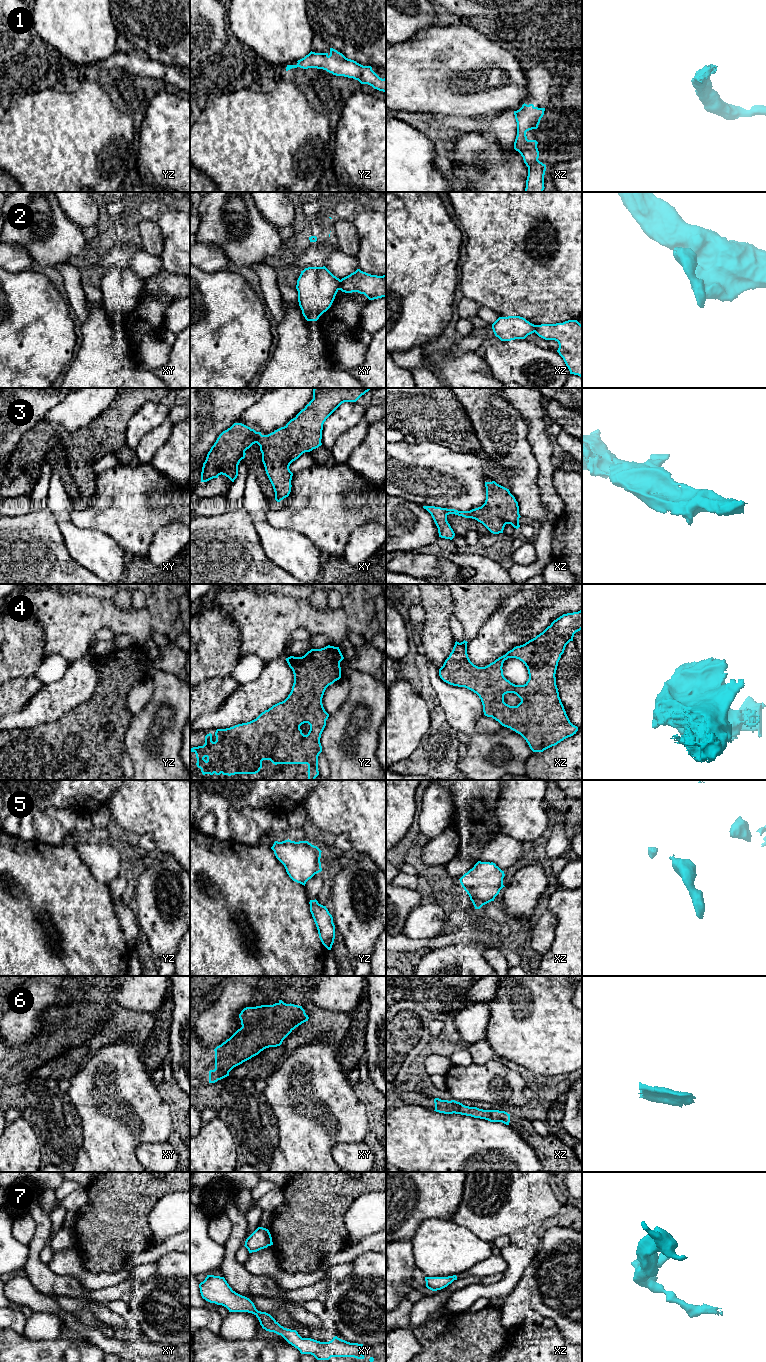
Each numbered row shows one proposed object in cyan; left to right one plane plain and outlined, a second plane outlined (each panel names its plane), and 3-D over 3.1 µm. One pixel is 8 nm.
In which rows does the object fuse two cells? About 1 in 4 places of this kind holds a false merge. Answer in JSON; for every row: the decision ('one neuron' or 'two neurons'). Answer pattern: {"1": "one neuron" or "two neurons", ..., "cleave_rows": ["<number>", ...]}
{"1": "one neuron", "2": "two neurons", "3": "one neuron", "4": "one neuron", "5": "one neuron", "6": "one neuron", "7": "one neuron", "cleave_rows": ["2"]}

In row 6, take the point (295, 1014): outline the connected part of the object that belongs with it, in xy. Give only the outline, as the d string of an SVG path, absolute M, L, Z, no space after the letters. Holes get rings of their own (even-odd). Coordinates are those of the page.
M282 1000L273 1005L246 1007L239 1014L239 1018L242 1027L214 1049L215 1069L209 1071L209 1083L229 1076L234 1067L258 1055L264 1049L280 1046L296 1027L309 1019L302 1006L286 1004Z

